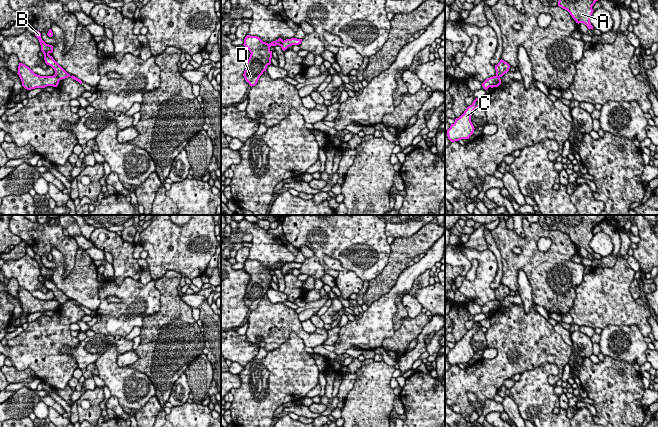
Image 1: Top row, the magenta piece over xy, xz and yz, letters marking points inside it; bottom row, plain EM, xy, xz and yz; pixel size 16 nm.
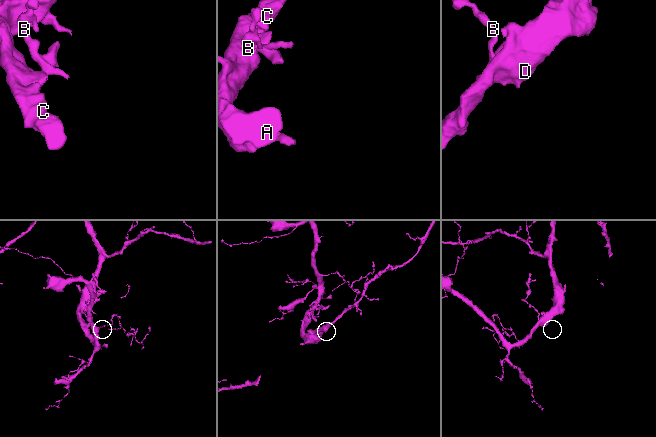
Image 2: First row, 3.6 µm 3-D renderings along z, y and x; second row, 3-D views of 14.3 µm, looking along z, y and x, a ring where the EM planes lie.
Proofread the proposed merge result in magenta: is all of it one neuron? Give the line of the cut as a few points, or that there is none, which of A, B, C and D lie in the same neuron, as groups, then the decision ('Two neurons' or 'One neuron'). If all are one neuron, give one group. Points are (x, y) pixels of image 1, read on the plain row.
Split along xy (55, 298), (60, 303). Groups: A C D / B. Two neurons

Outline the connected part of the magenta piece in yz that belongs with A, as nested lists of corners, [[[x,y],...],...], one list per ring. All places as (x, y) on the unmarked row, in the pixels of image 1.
[[[606,215],[557,216],[559,218],[558,230],[567,234],[576,247],[583,247],[588,253],[593,253],[590,247],[590,241],[594,235],[592,230],[606,218]]]

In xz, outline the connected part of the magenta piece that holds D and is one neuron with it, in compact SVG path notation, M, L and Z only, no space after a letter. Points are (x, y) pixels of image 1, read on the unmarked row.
M247 259L245 261L243 269L251 278L247 284L243 300L251 311L257 308L260 300L266 295L267 290L271 288L272 275L270 271L281 270L282 267L283 264L281 262L268 268L257 260Z

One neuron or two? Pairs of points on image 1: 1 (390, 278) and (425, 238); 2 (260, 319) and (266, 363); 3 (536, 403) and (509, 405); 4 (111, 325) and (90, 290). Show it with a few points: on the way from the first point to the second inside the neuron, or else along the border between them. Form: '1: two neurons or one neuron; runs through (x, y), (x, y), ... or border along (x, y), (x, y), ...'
1: one neuron; runs through (394, 268), (415, 246)
2: two neurons; border along (289, 337), (268, 352)
3: two neurons; border along (509, 395), (521, 416)
4: two neurons; border along (99, 282), (99, 306), (95, 310)

